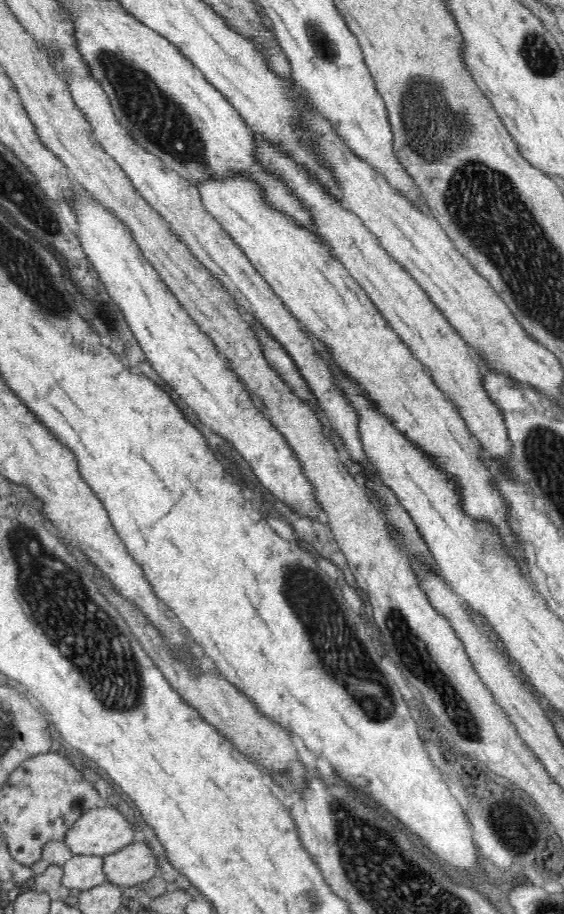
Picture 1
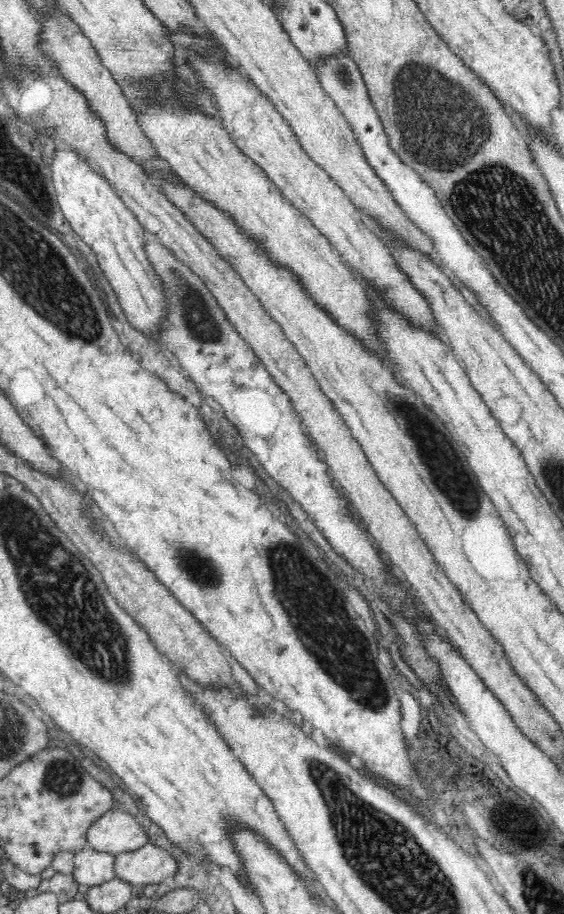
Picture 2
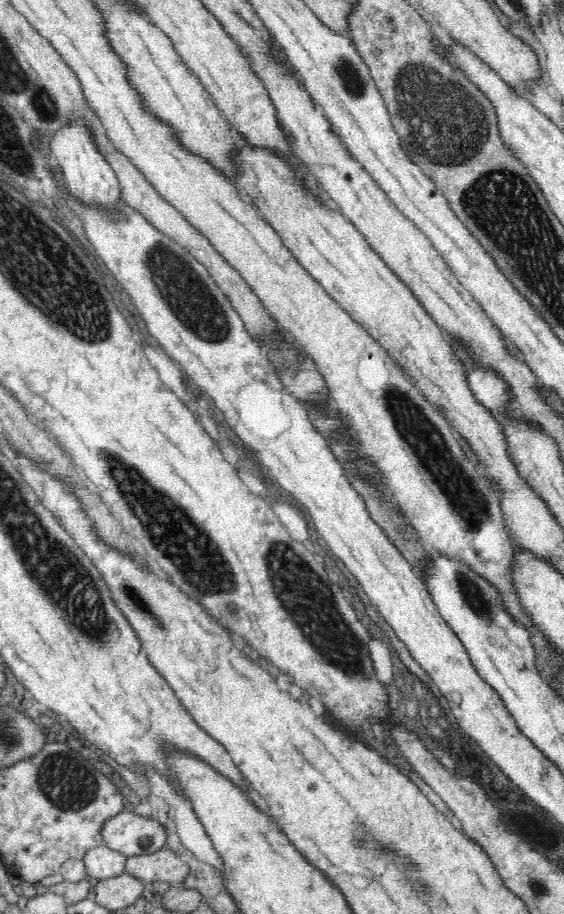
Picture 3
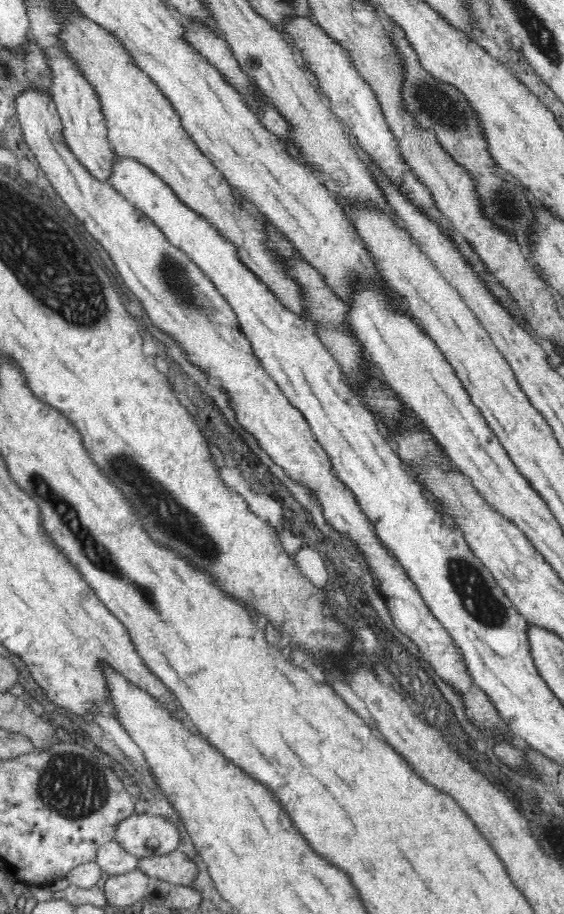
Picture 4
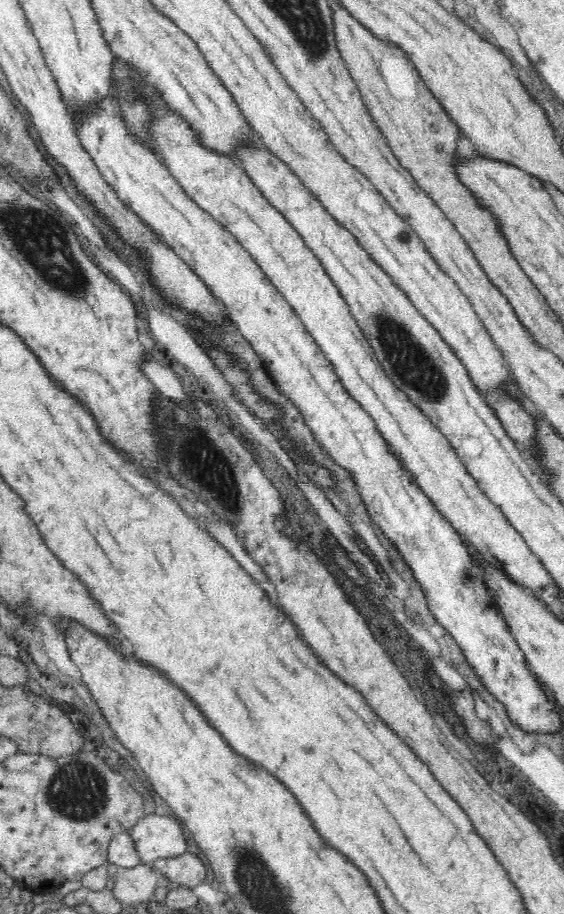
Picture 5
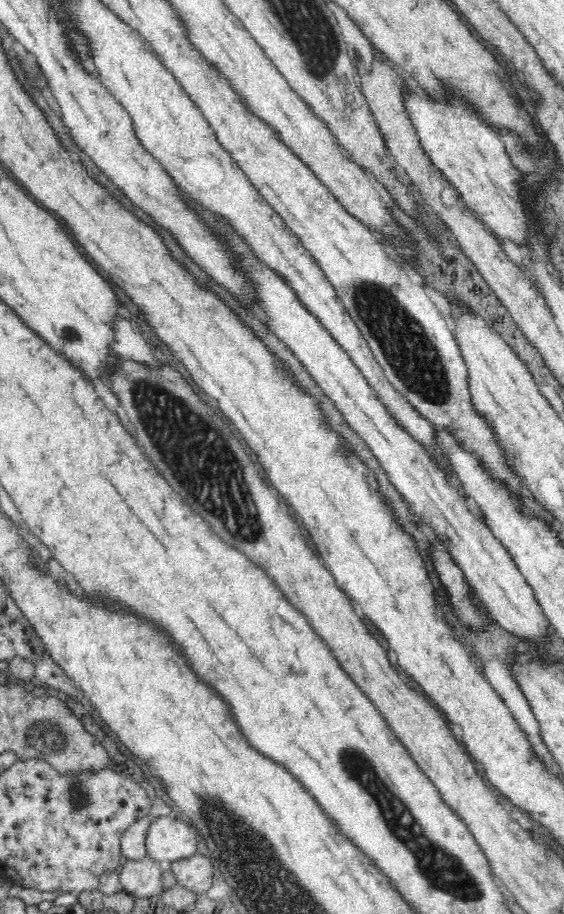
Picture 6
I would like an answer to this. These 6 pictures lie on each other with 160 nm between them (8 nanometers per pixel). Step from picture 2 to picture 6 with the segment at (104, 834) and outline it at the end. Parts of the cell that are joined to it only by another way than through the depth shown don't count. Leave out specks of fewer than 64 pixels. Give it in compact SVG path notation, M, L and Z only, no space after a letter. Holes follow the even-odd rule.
M162 816L149 827L145 847L147 856L166 866L198 853L198 832L182 816Z

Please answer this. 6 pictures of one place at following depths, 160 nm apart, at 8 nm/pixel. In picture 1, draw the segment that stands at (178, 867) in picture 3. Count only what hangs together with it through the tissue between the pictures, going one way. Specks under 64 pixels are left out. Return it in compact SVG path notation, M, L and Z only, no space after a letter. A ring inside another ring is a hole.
M137 839L115 854L105 855L102 869L107 883L123 888L156 879L156 858L152 854L153 850Z

